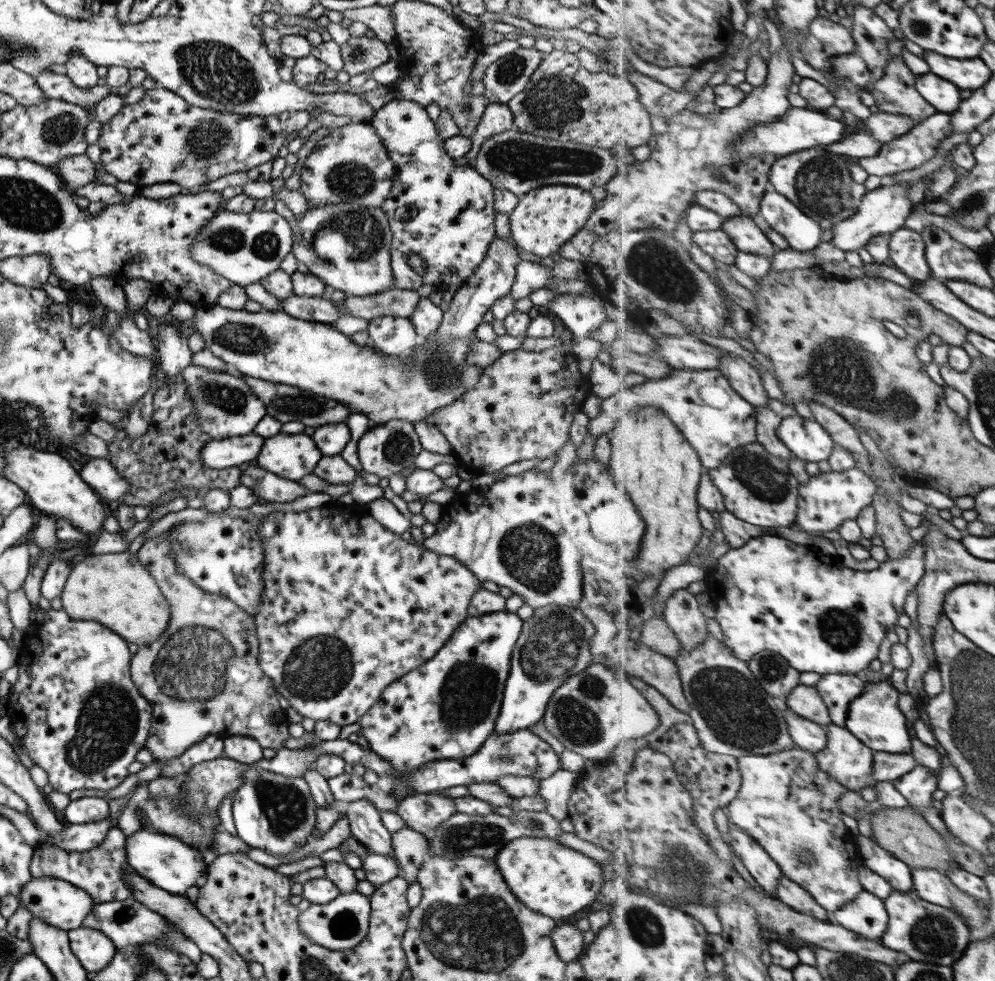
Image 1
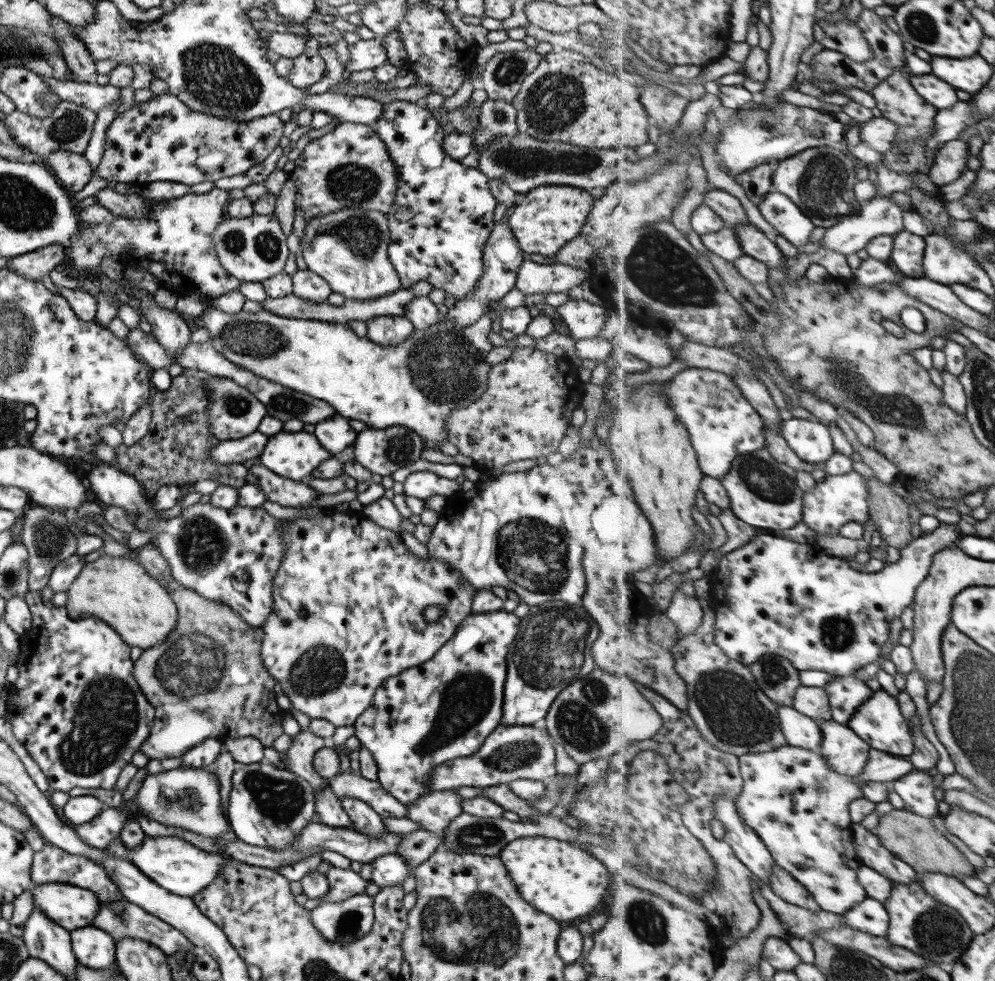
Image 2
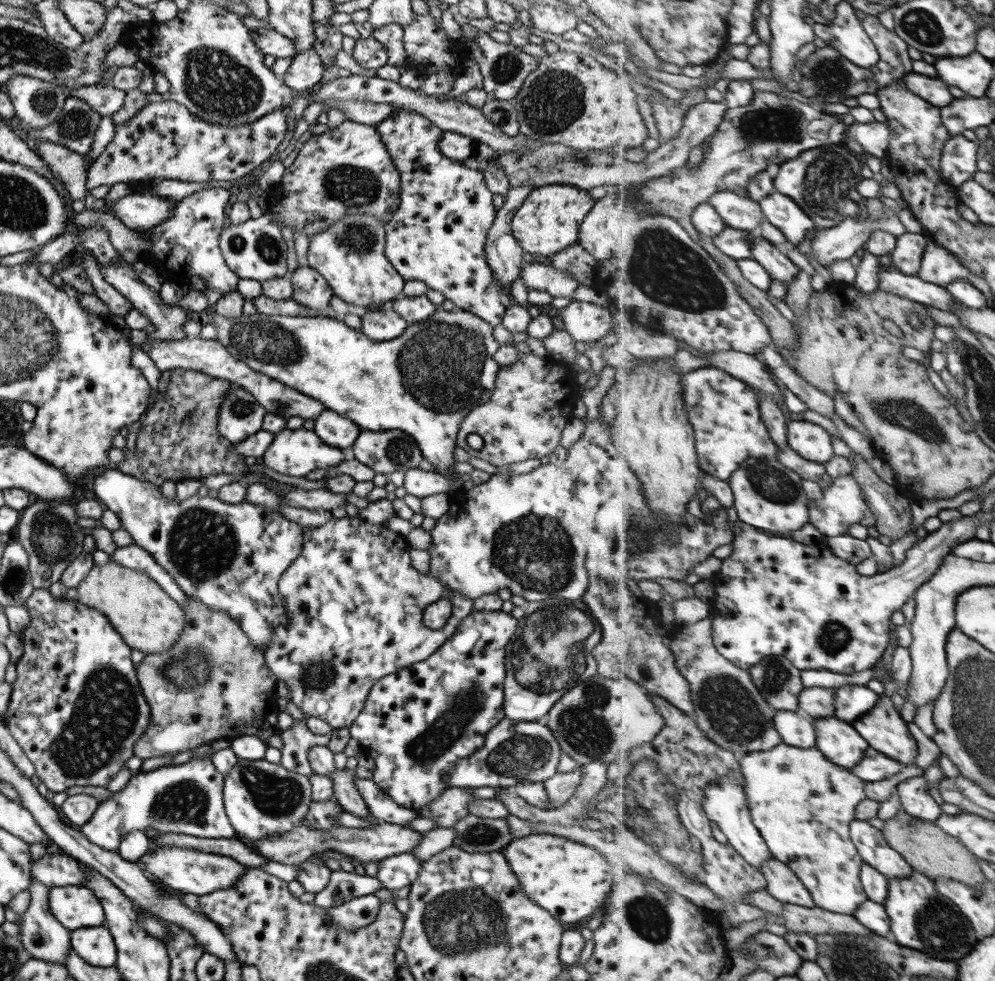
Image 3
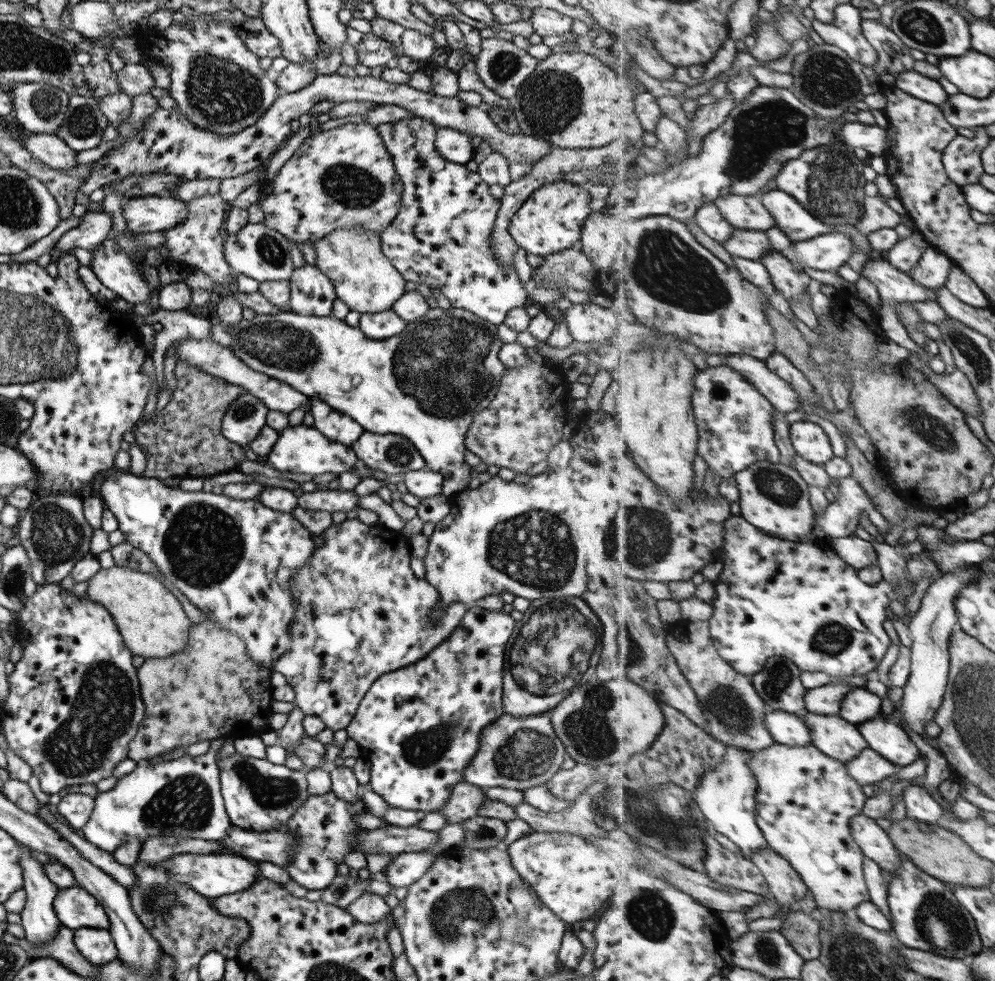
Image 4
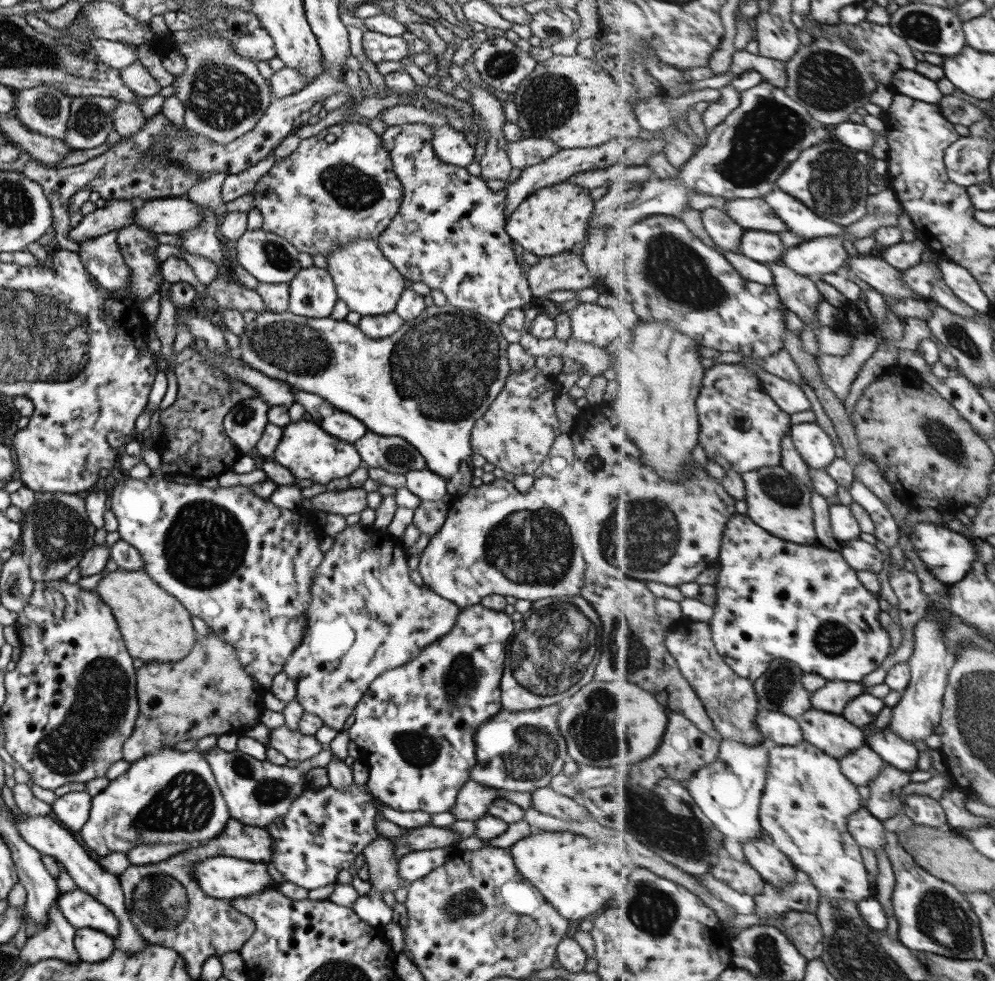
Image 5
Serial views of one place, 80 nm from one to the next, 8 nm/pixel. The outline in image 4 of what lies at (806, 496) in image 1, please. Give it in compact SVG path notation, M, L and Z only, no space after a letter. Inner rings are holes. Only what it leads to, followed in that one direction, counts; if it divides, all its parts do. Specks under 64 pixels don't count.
M853 476L842 478L839 484L838 499L830 498L826 510L816 514L816 526L821 526L830 540L854 537L865 513L885 535L892 524L885 520L865 487Z

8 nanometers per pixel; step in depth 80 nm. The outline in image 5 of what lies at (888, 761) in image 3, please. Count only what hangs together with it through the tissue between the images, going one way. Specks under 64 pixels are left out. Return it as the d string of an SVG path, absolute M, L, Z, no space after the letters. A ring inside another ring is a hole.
M866 744L848 756L840 758L840 765L851 782L857 786L868 786L887 762Z

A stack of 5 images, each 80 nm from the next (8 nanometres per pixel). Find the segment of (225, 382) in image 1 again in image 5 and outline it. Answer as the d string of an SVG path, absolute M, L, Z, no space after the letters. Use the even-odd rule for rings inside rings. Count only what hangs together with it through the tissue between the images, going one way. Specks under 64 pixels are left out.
M259 396L241 400L222 419L227 438L245 455L254 448L268 423L268 404Z

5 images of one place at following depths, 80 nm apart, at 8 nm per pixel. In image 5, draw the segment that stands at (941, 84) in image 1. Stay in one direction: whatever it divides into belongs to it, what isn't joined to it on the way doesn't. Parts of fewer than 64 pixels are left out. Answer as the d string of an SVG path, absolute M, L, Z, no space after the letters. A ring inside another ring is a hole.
M917 71L897 72L890 88L895 92L930 104L939 104L944 97L937 86L937 81L929 80L927 76Z

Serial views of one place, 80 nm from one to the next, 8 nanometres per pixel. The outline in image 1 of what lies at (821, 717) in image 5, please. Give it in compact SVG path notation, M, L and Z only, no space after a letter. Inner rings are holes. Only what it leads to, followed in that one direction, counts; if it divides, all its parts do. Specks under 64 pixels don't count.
M831 723L826 729L827 746L816 754L820 767L851 791L869 786L875 751L846 726Z

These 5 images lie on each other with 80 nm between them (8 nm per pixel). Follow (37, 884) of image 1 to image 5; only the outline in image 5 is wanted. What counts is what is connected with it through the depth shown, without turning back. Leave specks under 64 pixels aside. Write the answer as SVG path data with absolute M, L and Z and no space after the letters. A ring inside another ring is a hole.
M74 888L69 892L59 893L57 906L67 922L73 928L90 928L108 934L110 937L118 937L118 920L108 908L97 902L92 896Z

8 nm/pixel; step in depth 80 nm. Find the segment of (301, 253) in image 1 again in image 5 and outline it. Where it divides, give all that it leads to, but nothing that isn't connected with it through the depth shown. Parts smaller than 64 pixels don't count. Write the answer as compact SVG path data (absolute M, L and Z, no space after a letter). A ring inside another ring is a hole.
M354 238L351 242L342 243L327 256L325 270L332 278L336 297L342 300L351 312L360 316L375 316L394 312L399 300L405 279L395 267L383 256L373 238Z

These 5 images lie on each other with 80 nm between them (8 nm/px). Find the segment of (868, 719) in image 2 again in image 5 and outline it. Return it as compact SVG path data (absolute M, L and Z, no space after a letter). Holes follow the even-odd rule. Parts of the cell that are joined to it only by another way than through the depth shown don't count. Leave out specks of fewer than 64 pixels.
M885 727L872 732L867 737L867 744L889 765L908 770L909 773L917 772L919 766L919 749L913 742L897 734L892 727Z

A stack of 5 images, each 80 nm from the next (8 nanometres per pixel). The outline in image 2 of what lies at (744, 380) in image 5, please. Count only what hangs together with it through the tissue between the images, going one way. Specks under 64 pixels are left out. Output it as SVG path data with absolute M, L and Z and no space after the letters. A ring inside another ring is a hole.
M685 368L678 372L672 380L666 381L662 393L668 396L673 408L692 434L692 443L696 448L705 475L717 479L725 478L732 469L734 460L740 456L753 454L758 450L767 448L768 436L766 435L764 418L752 405L752 402L749 402L732 375L723 374L721 371L716 370Z

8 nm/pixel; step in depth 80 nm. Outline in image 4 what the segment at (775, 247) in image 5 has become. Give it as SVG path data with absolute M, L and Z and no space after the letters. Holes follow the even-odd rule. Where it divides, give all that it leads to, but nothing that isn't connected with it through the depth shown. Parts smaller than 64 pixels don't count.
M735 229L723 246L733 257L760 261L773 248L765 231Z

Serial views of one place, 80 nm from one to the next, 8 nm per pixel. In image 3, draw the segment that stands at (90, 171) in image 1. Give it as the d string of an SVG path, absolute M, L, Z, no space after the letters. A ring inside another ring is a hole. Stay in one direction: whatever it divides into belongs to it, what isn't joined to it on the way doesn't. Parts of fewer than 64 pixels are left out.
M45 139L33 142L30 147L39 155L51 173L59 178L59 182L63 182L68 197L71 200L83 201L87 196L85 184L86 170L89 166L89 162L83 158L83 155Z

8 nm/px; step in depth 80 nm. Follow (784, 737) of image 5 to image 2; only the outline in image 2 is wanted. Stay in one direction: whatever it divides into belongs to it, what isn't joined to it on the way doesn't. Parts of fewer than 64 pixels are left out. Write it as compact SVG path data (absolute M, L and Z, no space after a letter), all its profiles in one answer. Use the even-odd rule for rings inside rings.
M779 706L778 717L789 745L819 752L822 748L823 731L818 721L791 706Z

